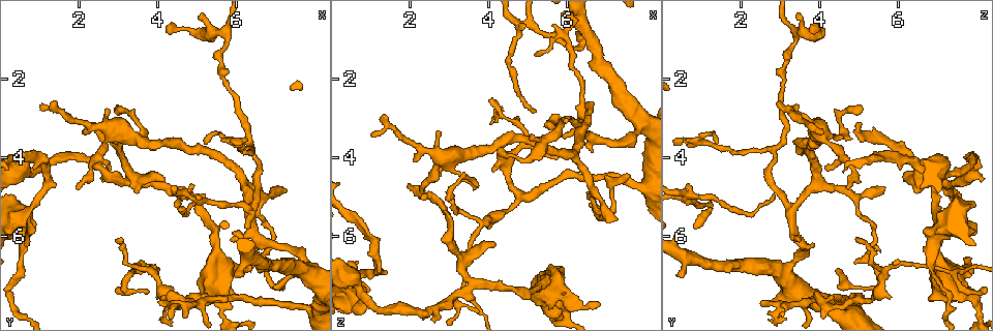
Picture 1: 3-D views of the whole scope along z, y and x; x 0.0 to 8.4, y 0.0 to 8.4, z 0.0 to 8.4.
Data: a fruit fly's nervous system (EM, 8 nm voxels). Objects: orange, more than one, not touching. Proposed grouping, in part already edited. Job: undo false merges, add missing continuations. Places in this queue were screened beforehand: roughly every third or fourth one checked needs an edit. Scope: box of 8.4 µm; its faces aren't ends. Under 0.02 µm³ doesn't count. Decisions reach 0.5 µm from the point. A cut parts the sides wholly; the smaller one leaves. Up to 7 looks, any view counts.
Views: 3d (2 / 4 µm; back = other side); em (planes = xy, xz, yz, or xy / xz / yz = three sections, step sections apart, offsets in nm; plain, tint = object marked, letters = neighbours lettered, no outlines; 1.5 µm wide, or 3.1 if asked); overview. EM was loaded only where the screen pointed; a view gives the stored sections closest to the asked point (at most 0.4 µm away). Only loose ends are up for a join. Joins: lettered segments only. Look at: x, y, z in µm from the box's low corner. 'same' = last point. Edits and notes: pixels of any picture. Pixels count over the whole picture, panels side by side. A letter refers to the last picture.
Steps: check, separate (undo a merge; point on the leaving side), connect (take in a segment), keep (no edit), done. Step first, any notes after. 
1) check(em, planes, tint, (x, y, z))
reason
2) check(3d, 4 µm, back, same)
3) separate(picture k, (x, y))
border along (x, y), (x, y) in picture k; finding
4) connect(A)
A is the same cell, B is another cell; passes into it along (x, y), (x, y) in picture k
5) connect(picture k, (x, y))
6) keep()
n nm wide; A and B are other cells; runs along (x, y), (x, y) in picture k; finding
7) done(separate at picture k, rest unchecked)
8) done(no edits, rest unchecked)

check(3d, 2 µm, back, (2.30, 3.20, 5.00))
an open end

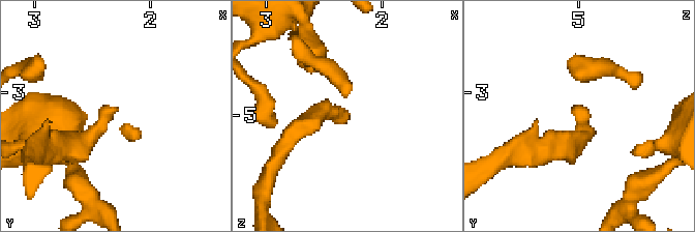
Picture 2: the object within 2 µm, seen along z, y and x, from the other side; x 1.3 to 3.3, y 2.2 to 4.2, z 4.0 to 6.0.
check(em, xz, step 4, tint, (2.28, 3.14, 5.00))
need the tissue

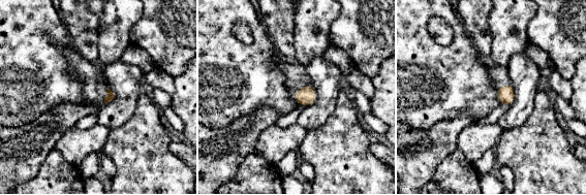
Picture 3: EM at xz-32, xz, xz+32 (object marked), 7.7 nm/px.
check(em, planes, letters, same)
another direction

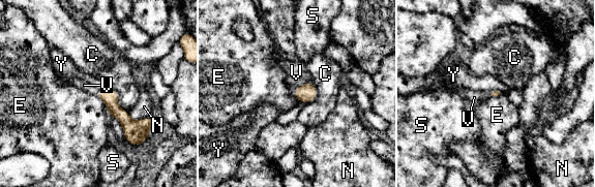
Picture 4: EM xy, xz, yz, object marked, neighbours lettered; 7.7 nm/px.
connect(V)
V is the same cell, C, E, N, S and Y are other cells; passes into it along (305, 93), (301, 85), (296, 72) in picture 4; the cell continues

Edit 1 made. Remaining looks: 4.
check(overview)
see it whole again

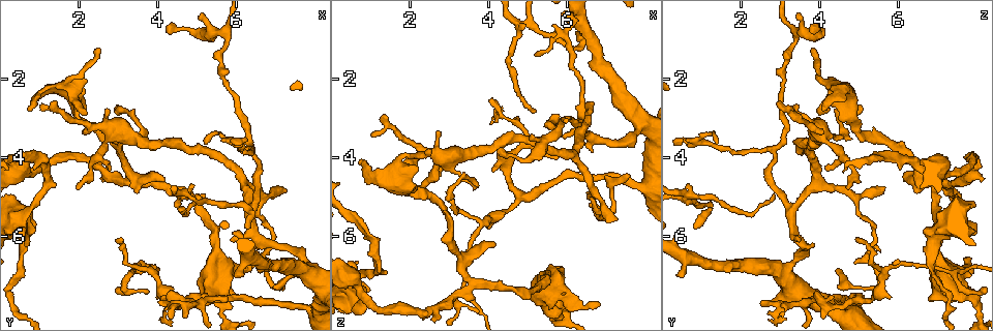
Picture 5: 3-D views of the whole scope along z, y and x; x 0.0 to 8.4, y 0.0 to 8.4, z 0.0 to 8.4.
check(3d, 2 µm, (2.00, 4.80, 4.70))

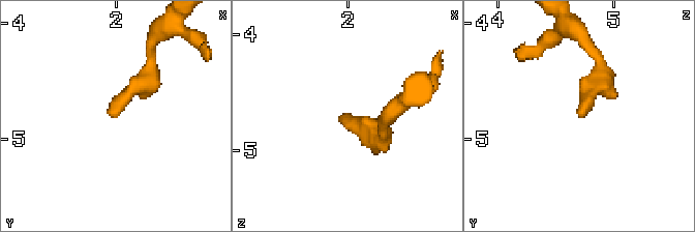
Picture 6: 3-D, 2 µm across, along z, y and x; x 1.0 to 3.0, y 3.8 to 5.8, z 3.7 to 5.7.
check(em, xy, step 8, letters, (2.00, 4.82, 4.72))
now the EM

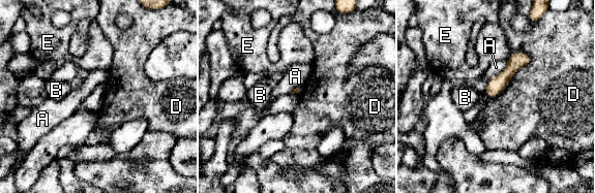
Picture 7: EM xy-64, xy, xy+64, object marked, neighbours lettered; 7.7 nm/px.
keep()
A, B, D and E are other cells; border along (531, 58), (497, 95), (484, 93) in picture 7; none of them fits

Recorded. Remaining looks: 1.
done(connect at picture 4, rest unchecked)

